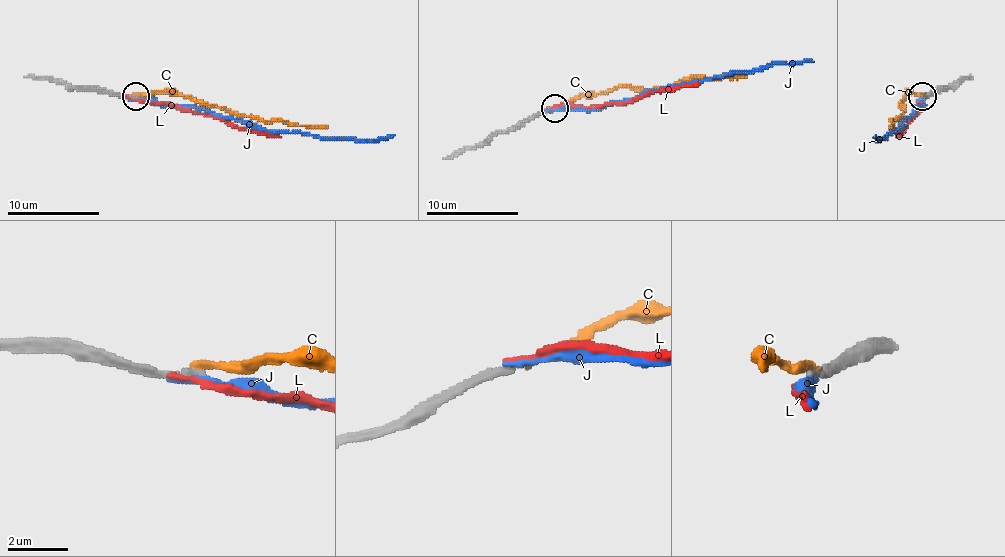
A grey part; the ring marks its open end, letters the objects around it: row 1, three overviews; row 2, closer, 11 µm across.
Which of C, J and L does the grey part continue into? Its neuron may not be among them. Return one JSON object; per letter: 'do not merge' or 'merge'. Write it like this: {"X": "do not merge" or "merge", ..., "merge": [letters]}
{"C": "do not merge", "J": "do not merge", "L": "do not merge", "merge": []}

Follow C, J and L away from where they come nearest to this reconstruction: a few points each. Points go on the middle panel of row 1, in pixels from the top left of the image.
C: (552, 110), (568, 107), (582, 96), (593, 96), (619, 87), (658, 89), (690, 77), (746, 75)
J: (552, 110), (600, 110), (700, 80), (753, 73), (774, 63), (813, 61)
L: (552, 110), (563, 105), (596, 107), (628, 103), (665, 89), (700, 84)

